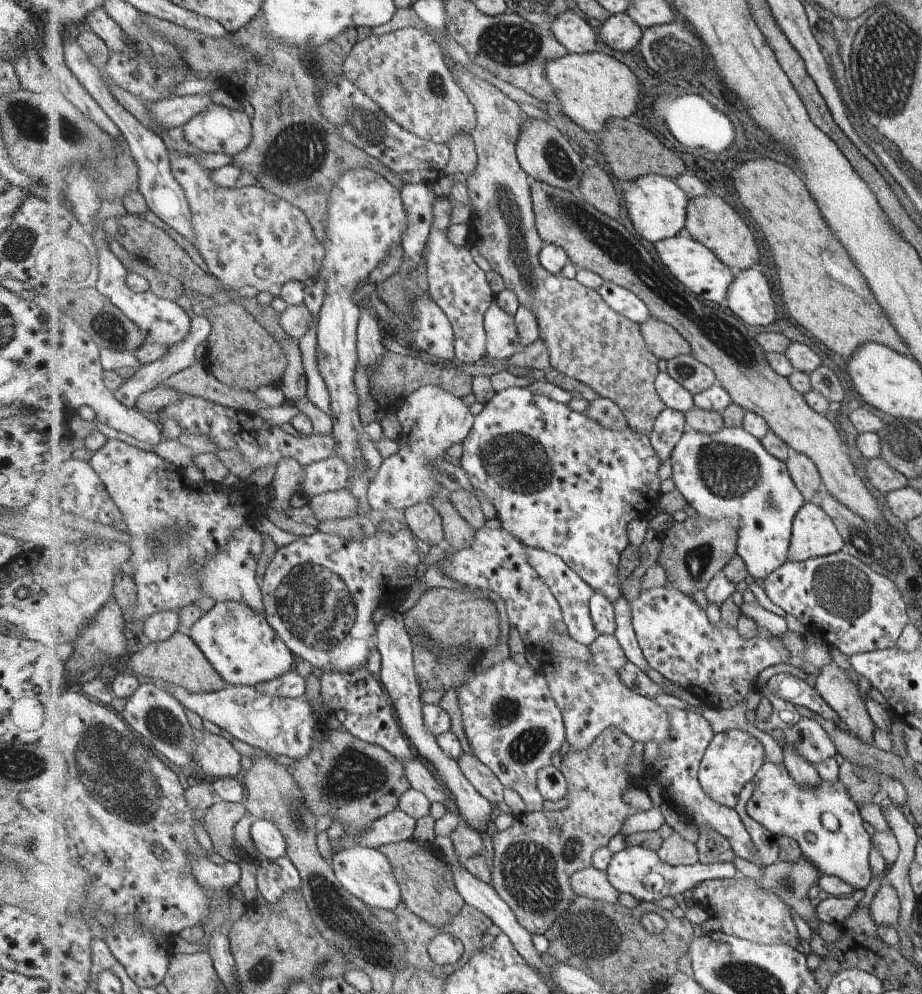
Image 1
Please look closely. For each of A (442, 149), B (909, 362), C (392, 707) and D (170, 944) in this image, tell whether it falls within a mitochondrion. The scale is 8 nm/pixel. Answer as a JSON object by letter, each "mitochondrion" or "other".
{"A":"other","B":"other","C":"other","D":"other"}

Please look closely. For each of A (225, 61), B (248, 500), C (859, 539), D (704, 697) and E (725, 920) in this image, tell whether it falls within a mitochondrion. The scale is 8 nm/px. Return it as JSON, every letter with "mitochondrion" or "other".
{"A":"other","B":"other","C":"mitochondrion","D":"other","E":"other"}

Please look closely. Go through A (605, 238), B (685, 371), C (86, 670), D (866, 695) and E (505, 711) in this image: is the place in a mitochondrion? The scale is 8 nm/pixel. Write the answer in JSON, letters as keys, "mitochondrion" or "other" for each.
{"A":"mitochondrion","B":"mitochondrion","C":"other","D":"other","E":"mitochondrion"}

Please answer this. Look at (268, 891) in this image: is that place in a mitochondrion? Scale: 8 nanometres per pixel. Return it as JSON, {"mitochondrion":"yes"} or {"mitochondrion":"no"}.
{"mitochondrion":"no"}

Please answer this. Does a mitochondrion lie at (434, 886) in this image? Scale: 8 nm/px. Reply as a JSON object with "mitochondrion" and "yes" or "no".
{"mitochondrion":"no"}

